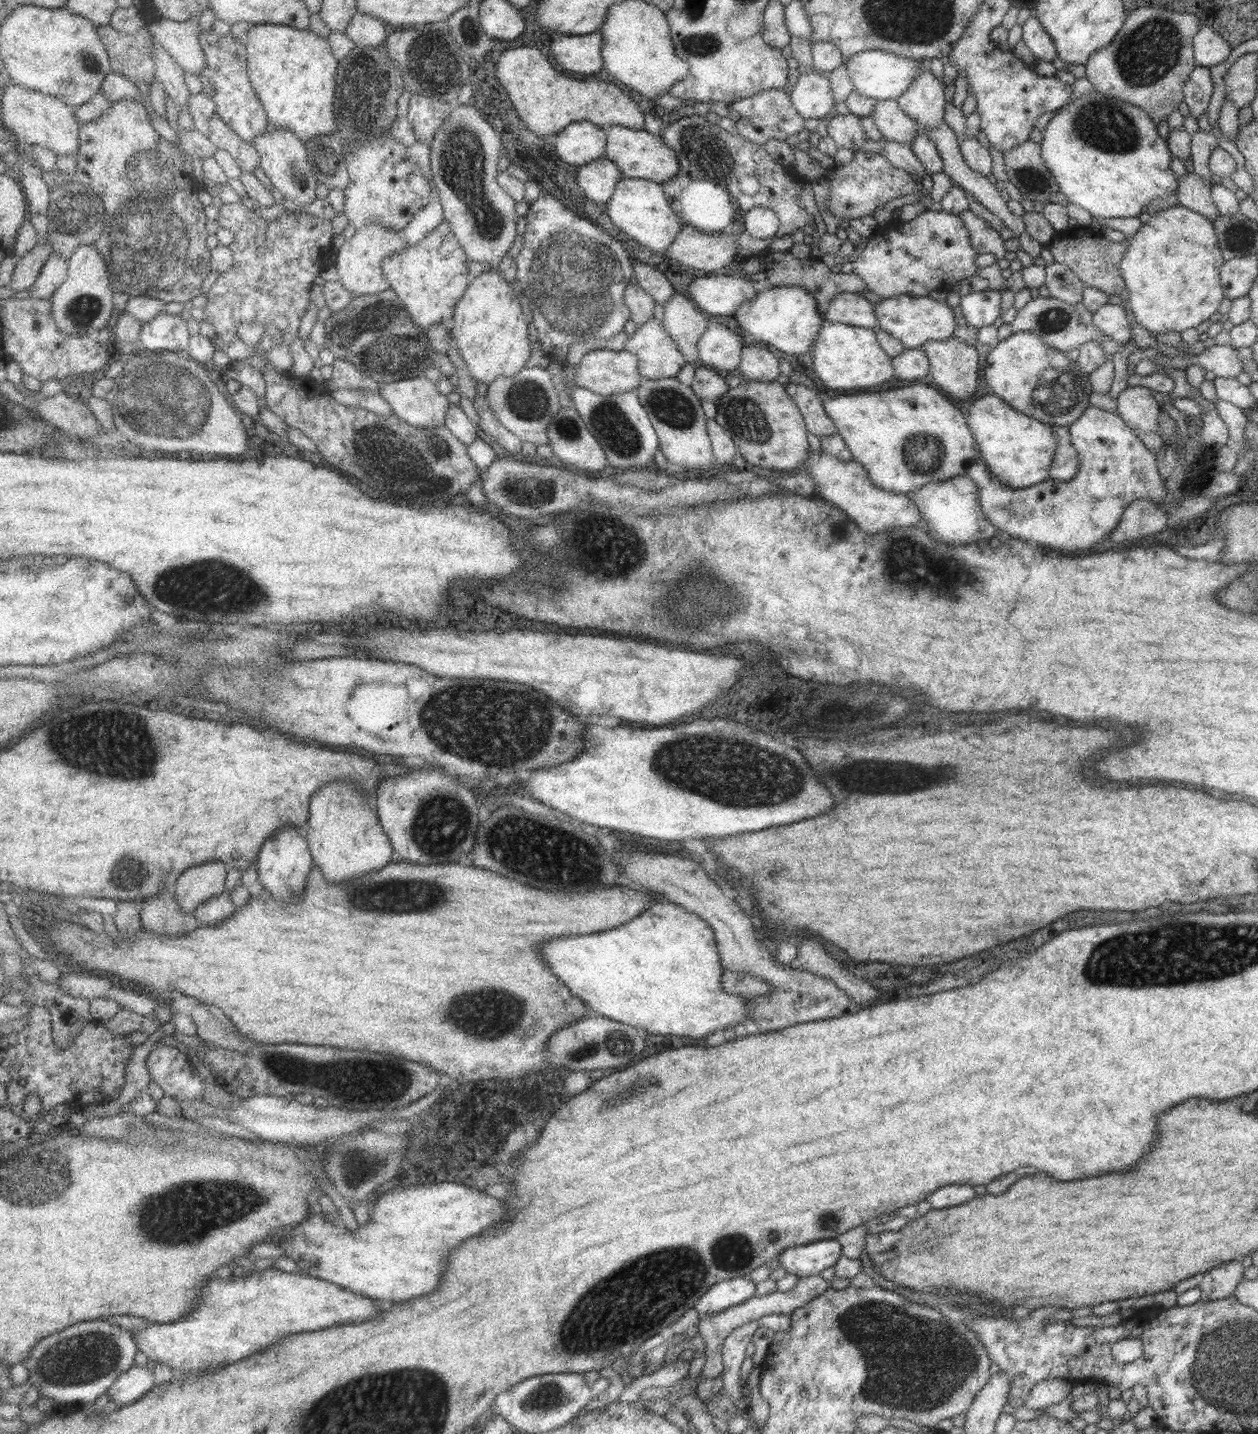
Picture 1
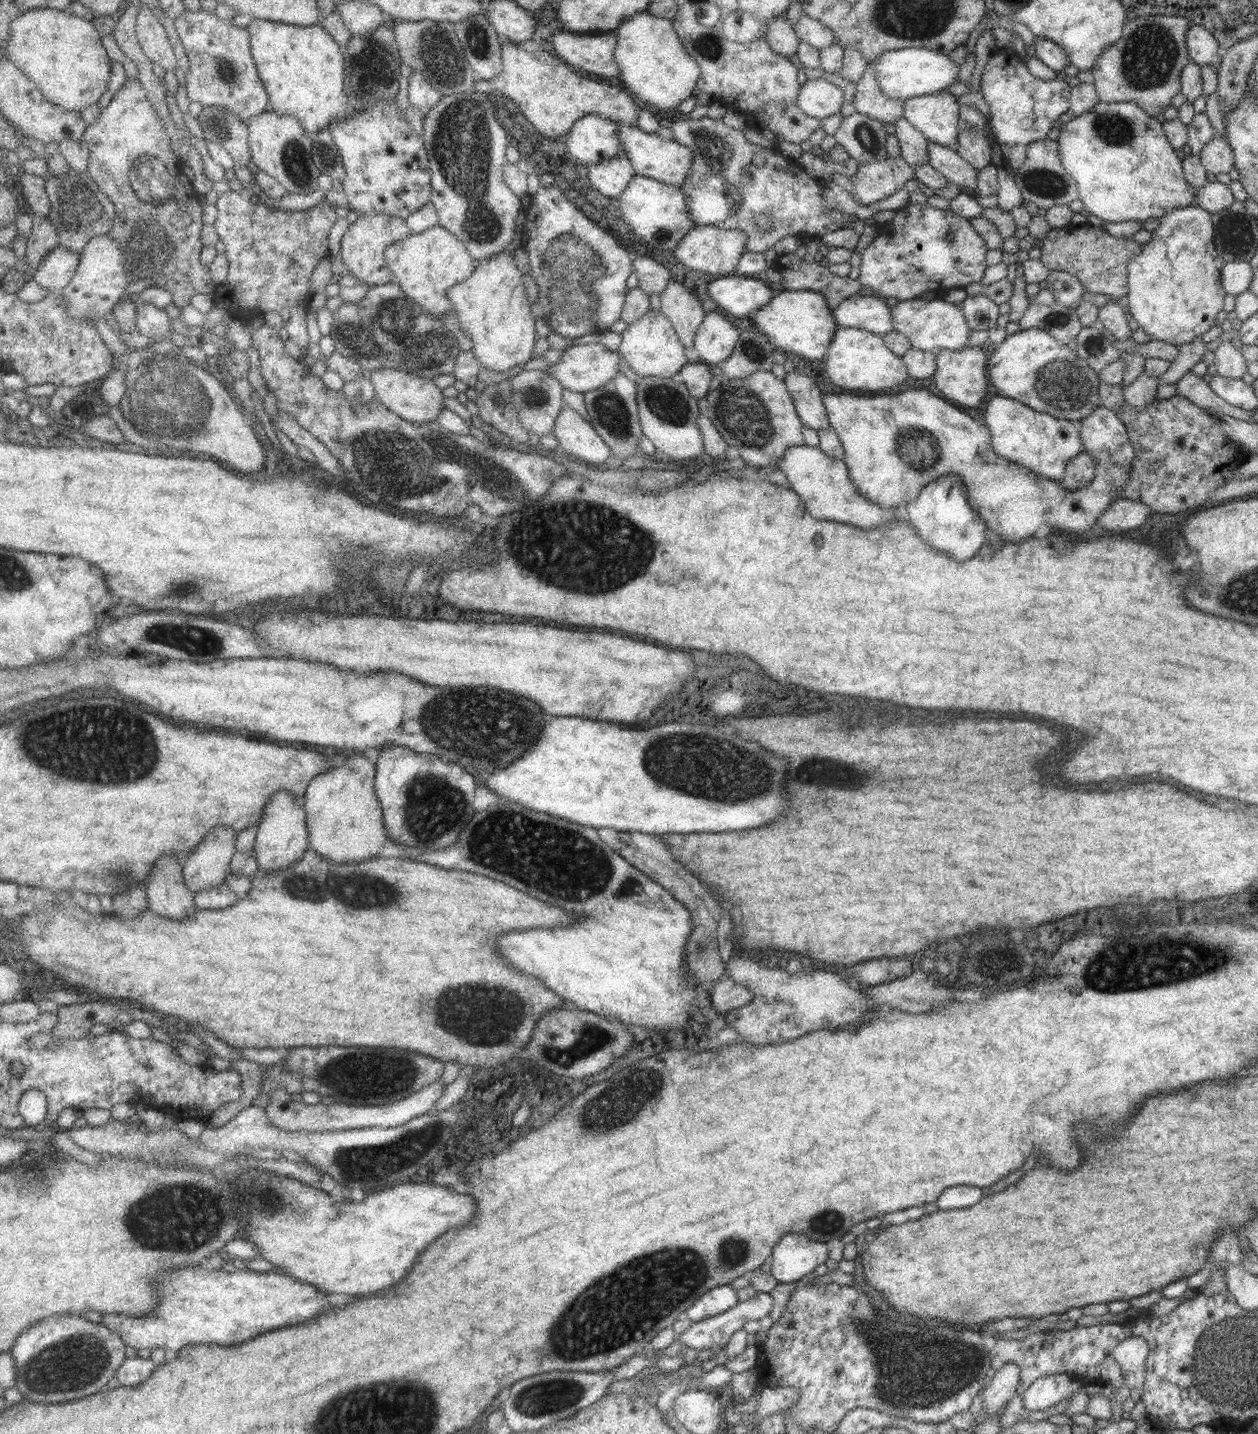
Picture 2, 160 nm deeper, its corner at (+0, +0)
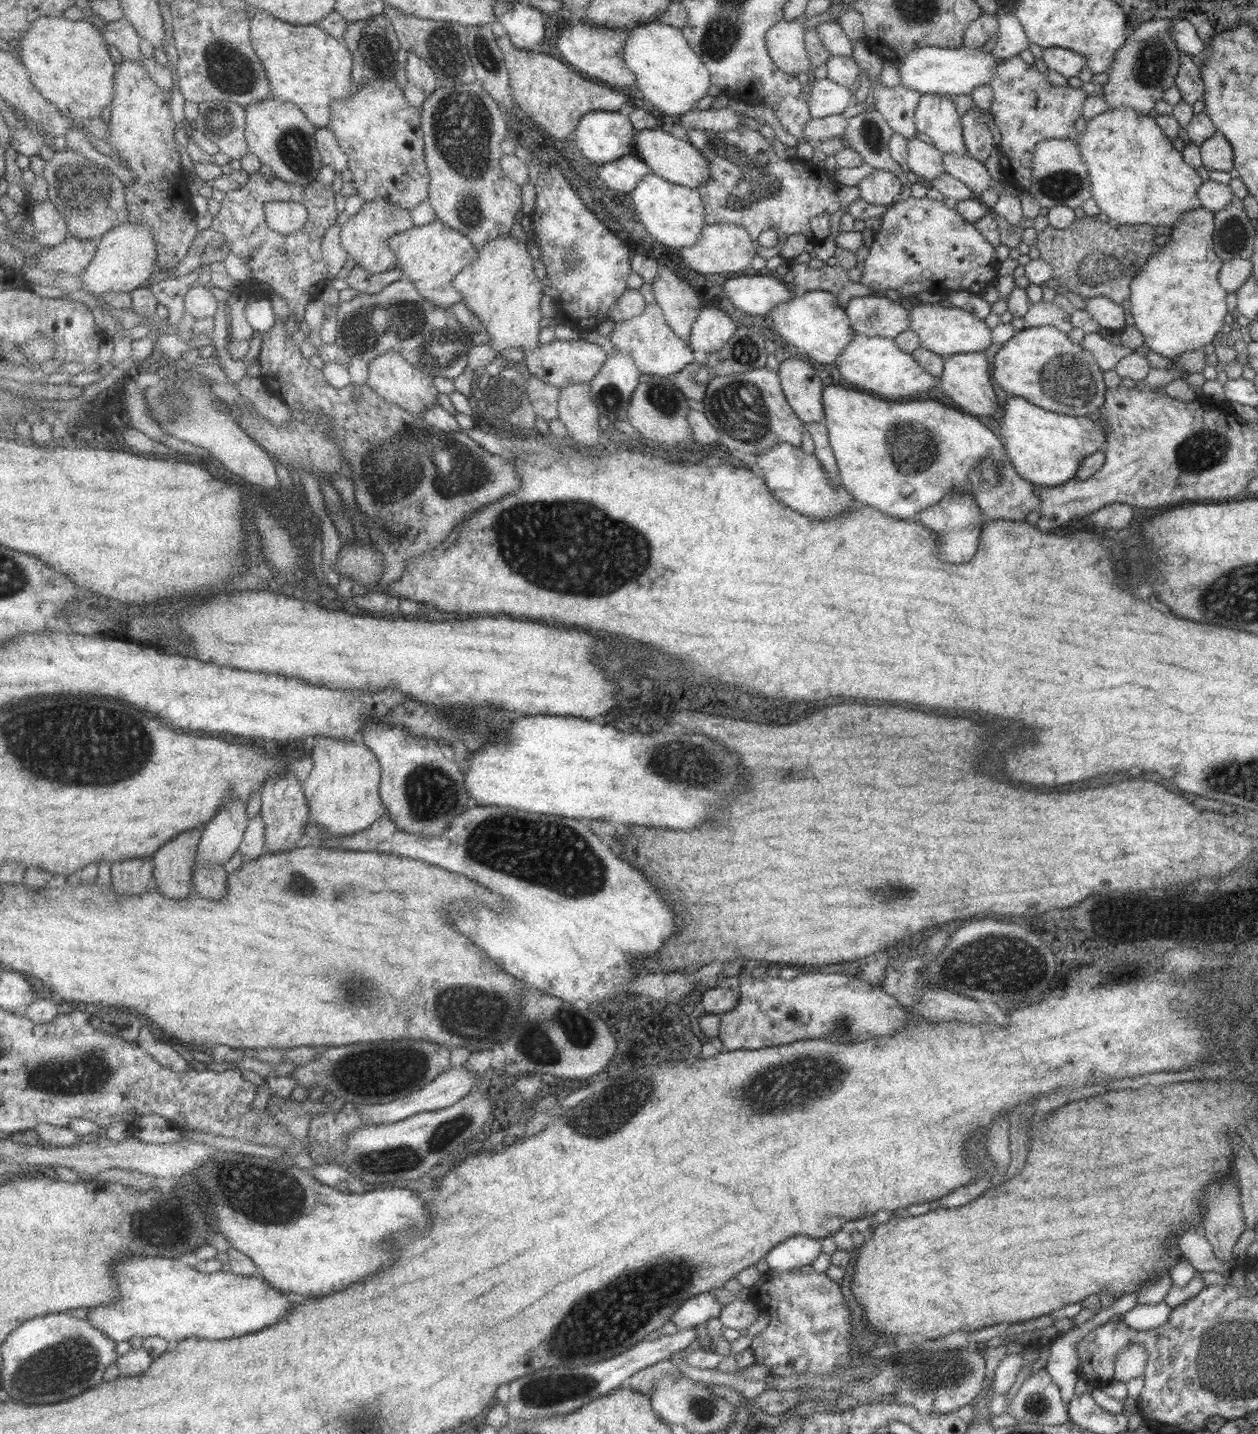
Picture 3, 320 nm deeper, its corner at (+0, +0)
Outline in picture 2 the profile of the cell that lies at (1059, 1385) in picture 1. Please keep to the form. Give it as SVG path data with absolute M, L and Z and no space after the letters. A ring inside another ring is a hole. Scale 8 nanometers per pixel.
M1073 1373L1047 1374L1037 1377L1021 1394L1025 1412L1046 1410L1083 1386Z

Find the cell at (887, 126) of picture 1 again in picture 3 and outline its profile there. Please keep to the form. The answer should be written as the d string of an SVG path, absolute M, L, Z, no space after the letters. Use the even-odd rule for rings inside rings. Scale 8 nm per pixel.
M915 136L906 142L906 147L904 169L913 172L919 180L927 183L945 172L942 155L931 144L925 144Z

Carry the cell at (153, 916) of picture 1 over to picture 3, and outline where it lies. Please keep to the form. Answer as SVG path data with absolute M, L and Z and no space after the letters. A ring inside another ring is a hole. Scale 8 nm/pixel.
M204 827L181 833L153 855L157 887L176 901L183 901L195 888L194 871Z

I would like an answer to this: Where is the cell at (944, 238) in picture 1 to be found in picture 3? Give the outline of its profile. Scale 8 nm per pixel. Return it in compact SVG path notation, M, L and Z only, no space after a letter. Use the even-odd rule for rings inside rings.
M902 195L890 206L885 207L880 216L877 233L874 234L866 259L859 265L863 286L875 292L893 290L909 297L928 288L945 288L951 291L969 291L979 295L981 289L997 278L994 269L999 262L995 258L994 246L976 229L974 223L967 222L955 209L948 208L941 201L931 198L915 198Z

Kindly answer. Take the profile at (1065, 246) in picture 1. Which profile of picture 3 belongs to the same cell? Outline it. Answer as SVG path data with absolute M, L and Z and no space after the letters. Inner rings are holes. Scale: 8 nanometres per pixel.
M1082 216L1063 230L1049 226L1036 234L1033 245L1040 252L1040 257L1052 266L1052 278L1059 283L1064 291L1069 290L1077 296L1088 299L1091 297L1107 297L1115 304L1121 304L1130 295L1130 280L1140 271L1147 259L1157 252L1161 246L1155 244L1154 227L1149 225L1122 225L1109 221L1101 216Z

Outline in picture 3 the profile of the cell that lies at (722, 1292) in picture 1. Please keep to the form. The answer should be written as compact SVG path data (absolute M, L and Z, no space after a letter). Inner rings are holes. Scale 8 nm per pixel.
M710 1292L696 1294L682 1301L682 1305L672 1312L669 1319L677 1330L692 1328L699 1323L704 1324L709 1318L717 1317L722 1308L722 1304Z

